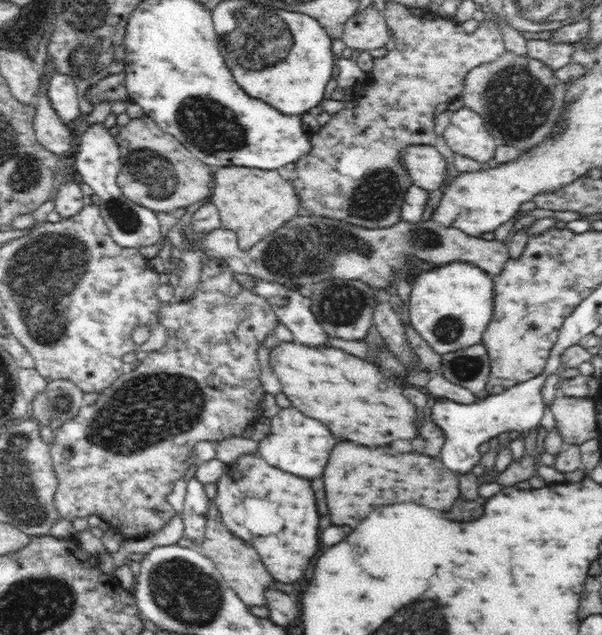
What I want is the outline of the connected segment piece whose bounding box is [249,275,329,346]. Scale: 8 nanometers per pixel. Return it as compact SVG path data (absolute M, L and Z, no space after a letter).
M250 275L253 282L249 289L260 298L266 298L276 311L277 320L285 324L293 334L293 340L306 345L326 345L329 337L317 323L310 310L308 297L284 287L282 283L268 281L264 278Z

